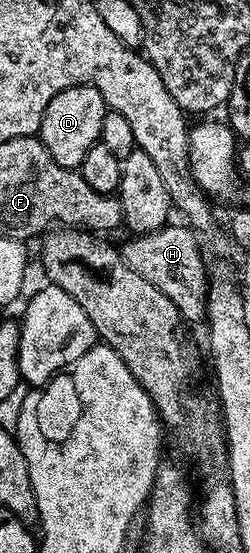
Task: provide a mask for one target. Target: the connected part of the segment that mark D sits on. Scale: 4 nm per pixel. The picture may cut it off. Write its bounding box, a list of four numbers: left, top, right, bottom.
[37,87,108,170]

